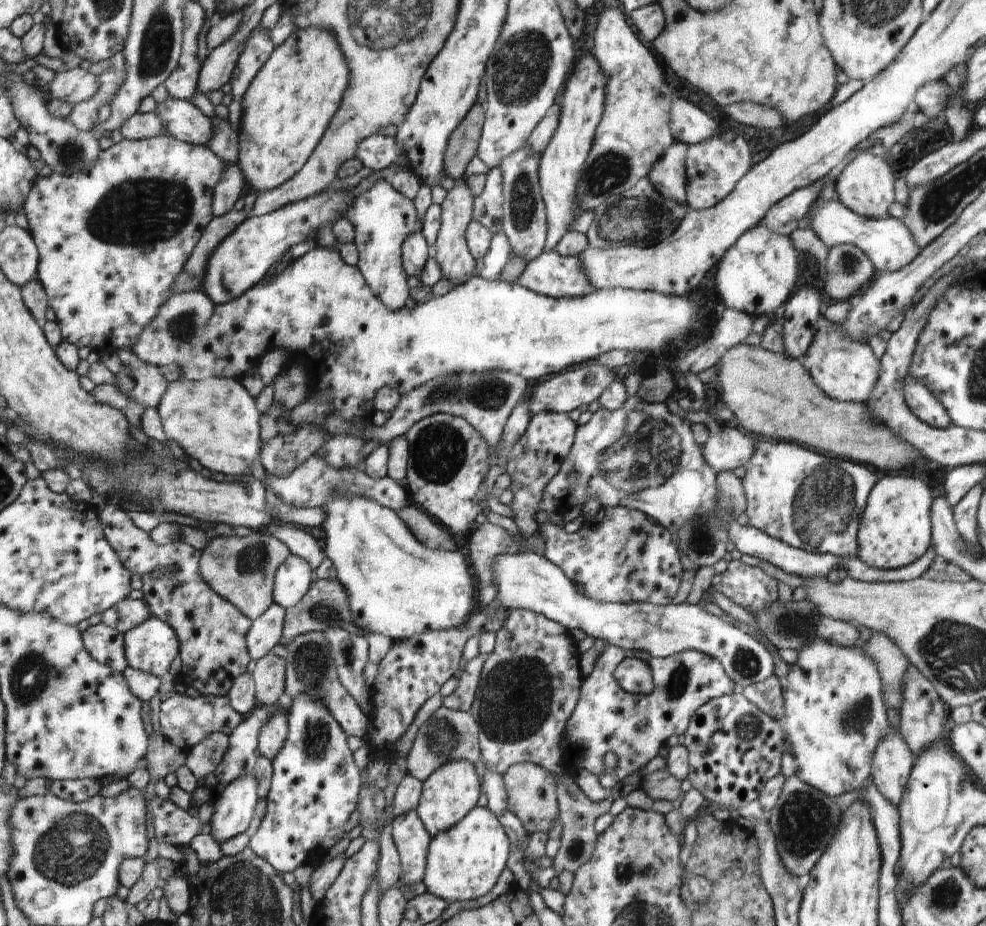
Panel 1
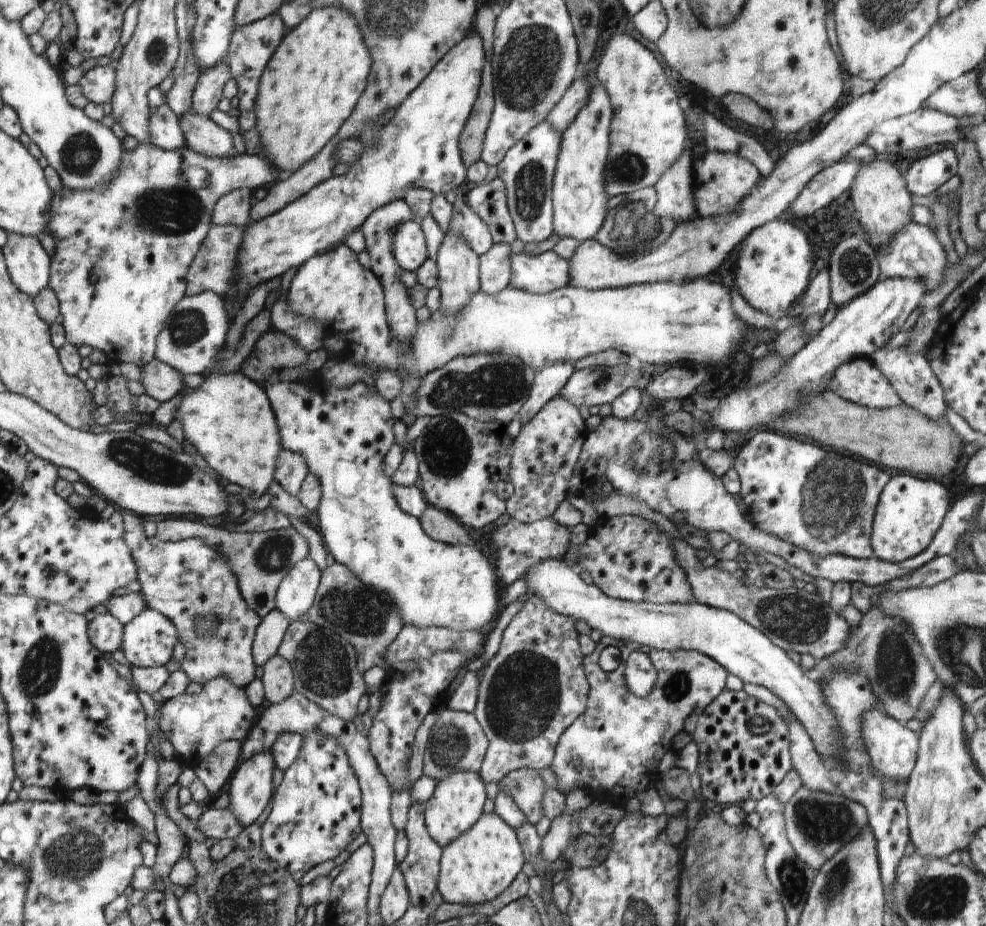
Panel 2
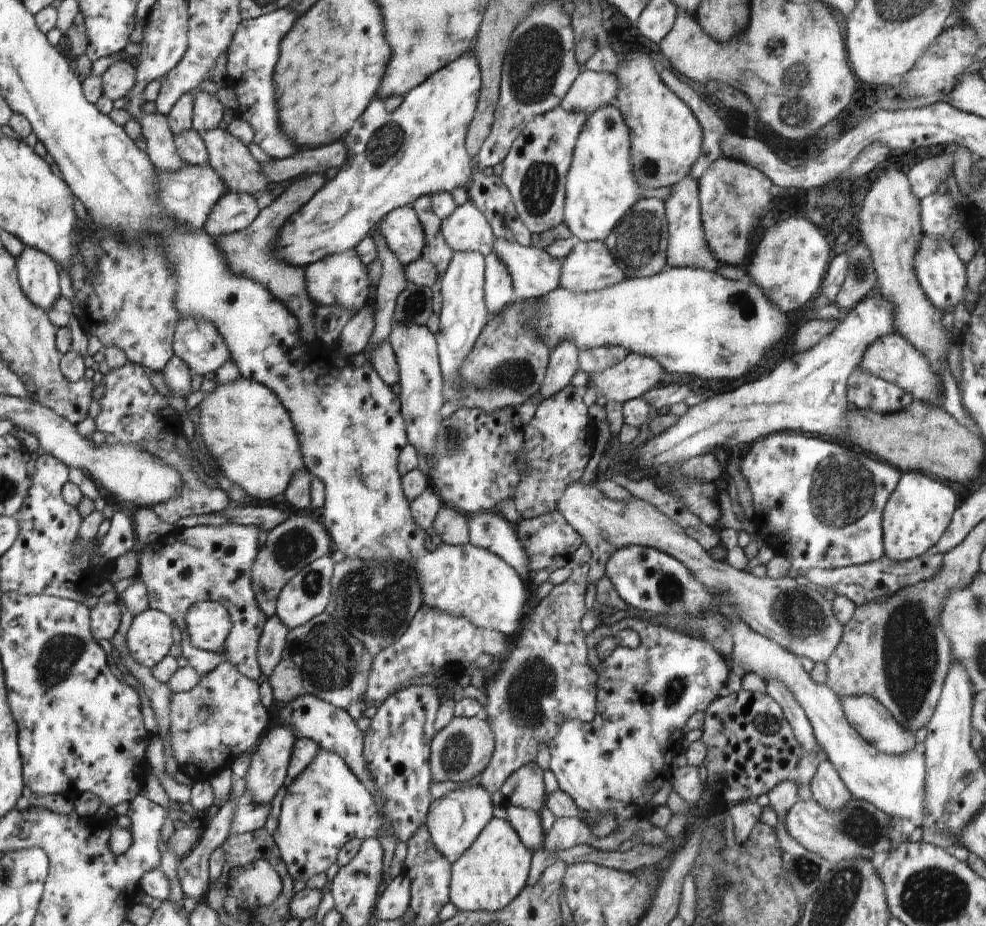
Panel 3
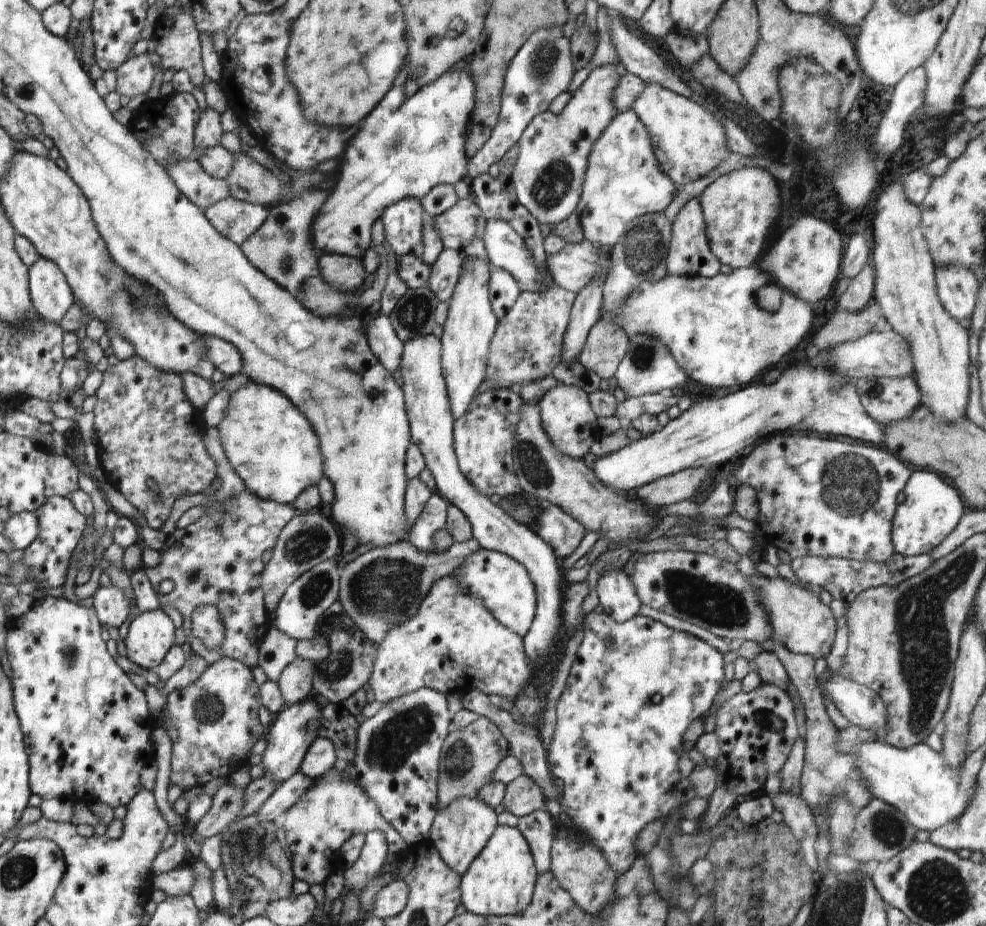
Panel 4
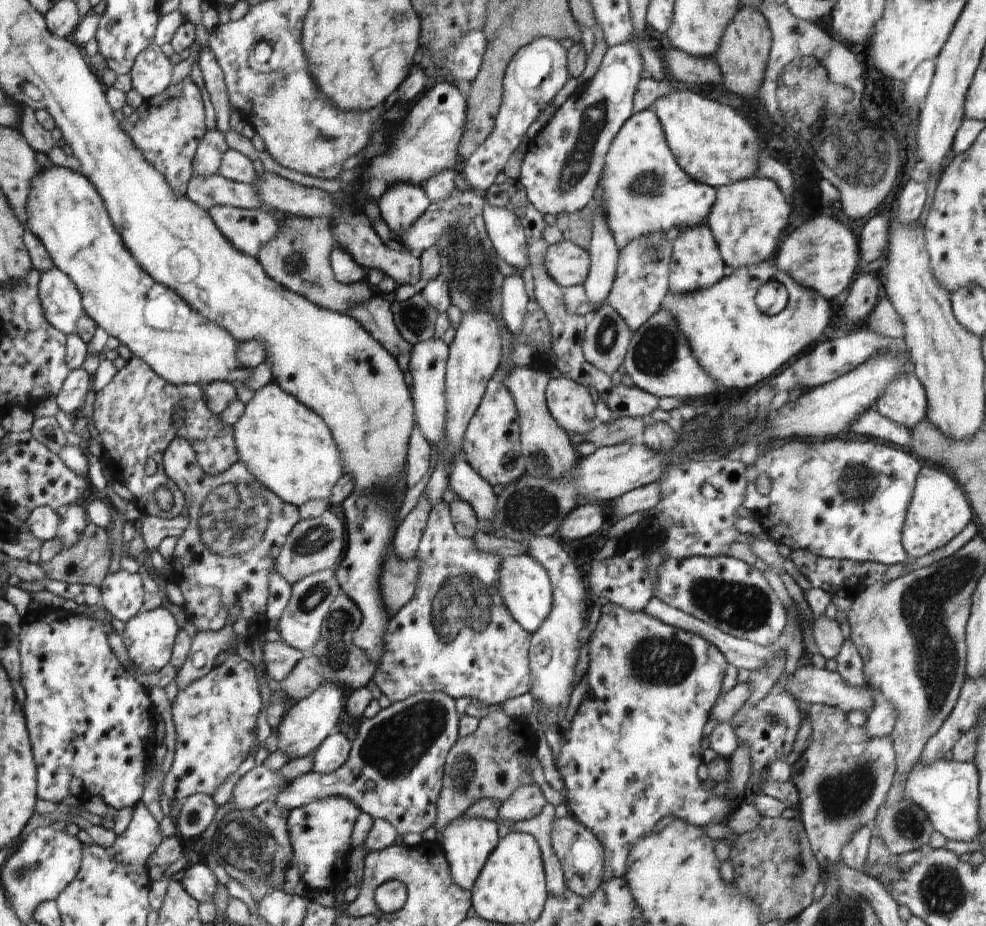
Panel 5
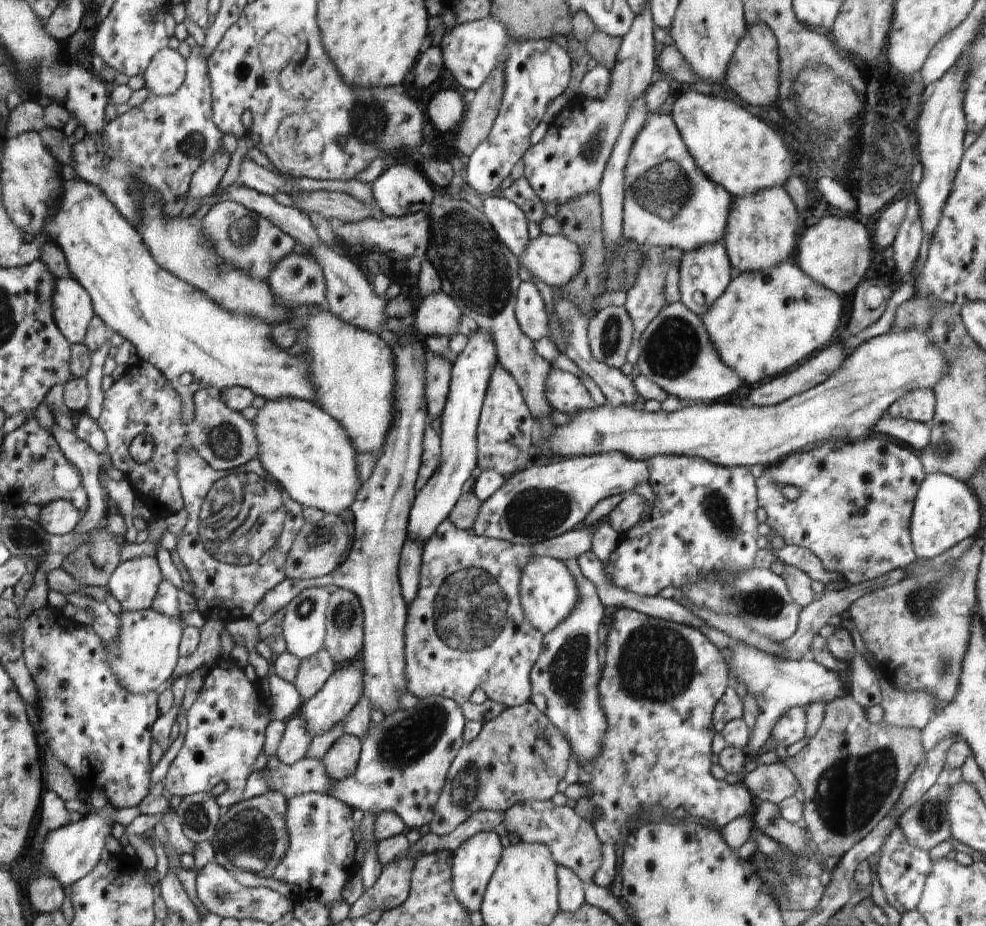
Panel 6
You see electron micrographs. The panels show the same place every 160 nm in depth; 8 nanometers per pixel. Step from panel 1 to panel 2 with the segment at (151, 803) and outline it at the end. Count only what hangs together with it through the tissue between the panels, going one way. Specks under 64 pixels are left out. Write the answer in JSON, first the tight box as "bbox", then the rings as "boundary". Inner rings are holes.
{"bbox":[195,806,244,841],"boundary":[[[211,806],[204,810],[201,817],[195,822],[195,827],[201,830],[206,837],[214,841],[218,839],[235,839],[240,836],[244,827],[240,819],[233,814],[230,808],[213,809]]]}

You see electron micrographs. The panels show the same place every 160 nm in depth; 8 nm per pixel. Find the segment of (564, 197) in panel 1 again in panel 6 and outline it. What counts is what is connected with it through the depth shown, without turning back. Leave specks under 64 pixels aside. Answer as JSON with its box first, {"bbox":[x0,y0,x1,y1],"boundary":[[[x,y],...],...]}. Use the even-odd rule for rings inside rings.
{"bbox":[623,112,733,252],"boundary":[[[652,112],[646,116],[646,122],[636,134],[632,150],[628,154],[624,177],[626,192],[624,192],[623,239],[659,250],[667,247],[682,252],[692,252],[701,249],[702,246],[716,245],[717,242],[724,240],[733,196],[724,187],[713,182],[702,171],[697,160],[690,156],[685,140],[682,139],[682,134],[672,116]]]}

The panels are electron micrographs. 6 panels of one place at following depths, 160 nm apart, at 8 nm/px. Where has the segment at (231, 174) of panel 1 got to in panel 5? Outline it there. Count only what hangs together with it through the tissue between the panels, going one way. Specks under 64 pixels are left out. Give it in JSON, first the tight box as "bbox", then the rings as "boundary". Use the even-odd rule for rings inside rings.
{"bbox":[209,205,280,258],"boundary":[[[216,205],[209,209],[213,221],[229,241],[244,254],[258,258],[262,246],[280,236],[280,223],[264,209],[239,209]]]}

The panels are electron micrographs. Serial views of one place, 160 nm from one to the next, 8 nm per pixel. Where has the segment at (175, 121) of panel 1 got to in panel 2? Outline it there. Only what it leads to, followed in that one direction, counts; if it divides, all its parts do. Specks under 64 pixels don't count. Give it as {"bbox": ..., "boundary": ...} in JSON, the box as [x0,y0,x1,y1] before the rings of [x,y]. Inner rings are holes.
{"bbox":[179,108,236,158],"boundary":[[[191,108],[179,118],[179,123],[185,144],[198,154],[218,158],[236,154],[231,134],[208,115],[198,114]]]}

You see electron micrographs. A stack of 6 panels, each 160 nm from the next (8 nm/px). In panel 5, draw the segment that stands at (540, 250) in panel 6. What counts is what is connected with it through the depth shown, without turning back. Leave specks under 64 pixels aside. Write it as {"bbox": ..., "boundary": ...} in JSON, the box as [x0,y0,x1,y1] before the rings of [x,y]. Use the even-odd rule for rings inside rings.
{"bbox":[545,240,592,288],"boundary":[[[562,240],[547,248],[545,267],[555,283],[562,288],[582,285],[592,268],[592,256],[585,247]]]}

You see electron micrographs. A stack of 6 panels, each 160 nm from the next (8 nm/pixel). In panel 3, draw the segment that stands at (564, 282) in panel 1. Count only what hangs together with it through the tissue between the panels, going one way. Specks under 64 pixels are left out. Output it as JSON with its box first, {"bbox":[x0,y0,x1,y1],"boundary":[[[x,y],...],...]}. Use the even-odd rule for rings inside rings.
{"bbox":[493,239,562,300],"boundary":[[[495,239],[493,251],[507,266],[508,272],[512,277],[514,300],[538,300],[545,297],[546,294],[552,293],[554,289],[560,286],[562,261],[552,258],[542,248],[538,248],[538,246],[525,247],[518,242],[512,242],[508,239]]]}

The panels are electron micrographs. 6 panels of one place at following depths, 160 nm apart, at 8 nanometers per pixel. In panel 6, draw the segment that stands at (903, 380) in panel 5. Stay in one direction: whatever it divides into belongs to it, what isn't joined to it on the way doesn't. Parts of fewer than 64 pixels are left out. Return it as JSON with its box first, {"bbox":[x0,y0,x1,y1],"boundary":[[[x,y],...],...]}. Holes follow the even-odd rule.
{"bbox":[887,389,936,424],"boundary":[[[918,389],[906,394],[887,413],[891,418],[904,418],[930,424],[936,414],[936,396],[933,390]]]}

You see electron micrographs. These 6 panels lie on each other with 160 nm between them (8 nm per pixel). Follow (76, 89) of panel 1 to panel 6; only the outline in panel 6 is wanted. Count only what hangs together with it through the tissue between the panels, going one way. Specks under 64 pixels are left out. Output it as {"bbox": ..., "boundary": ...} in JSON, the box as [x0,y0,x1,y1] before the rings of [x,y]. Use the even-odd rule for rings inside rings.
{"bbox":[143,50,187,95],"boundary":[[[161,50],[143,74],[144,87],[156,95],[175,94],[185,84],[187,70],[187,59],[178,50]]]}

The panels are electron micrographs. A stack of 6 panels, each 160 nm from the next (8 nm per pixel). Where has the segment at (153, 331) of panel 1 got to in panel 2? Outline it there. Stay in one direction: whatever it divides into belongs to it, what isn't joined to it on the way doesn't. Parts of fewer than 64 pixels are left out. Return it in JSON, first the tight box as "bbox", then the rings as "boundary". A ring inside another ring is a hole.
{"bbox":[156,291,231,375],"boundary":[[[212,291],[182,297],[157,338],[156,358],[174,367],[182,375],[202,375],[226,346],[226,334],[231,320],[224,299]]]}

